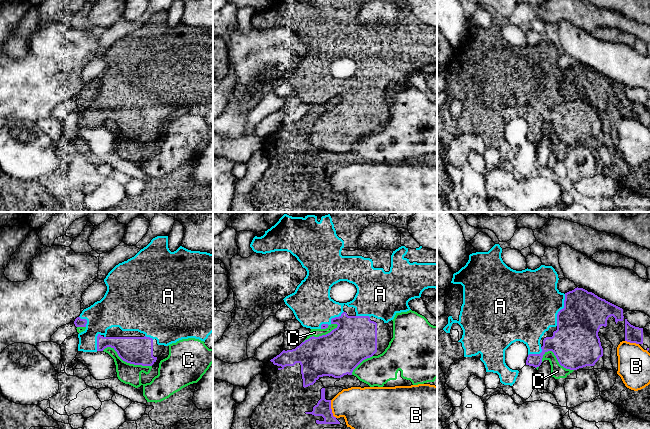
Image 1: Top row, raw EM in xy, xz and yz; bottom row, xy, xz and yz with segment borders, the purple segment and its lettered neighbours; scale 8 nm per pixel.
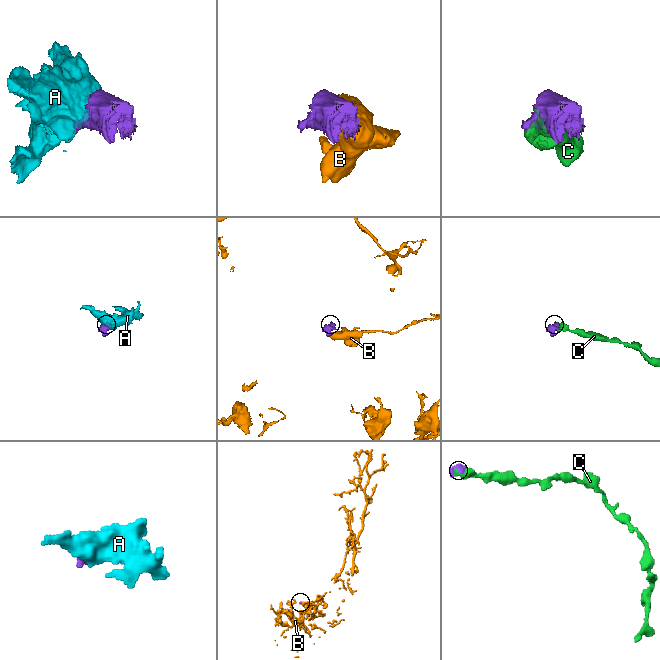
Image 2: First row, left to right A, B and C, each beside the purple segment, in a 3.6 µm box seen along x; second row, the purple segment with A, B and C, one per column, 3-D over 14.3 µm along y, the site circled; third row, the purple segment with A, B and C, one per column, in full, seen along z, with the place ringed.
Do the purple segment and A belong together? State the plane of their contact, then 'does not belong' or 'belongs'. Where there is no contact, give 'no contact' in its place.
contact in yz; belongs

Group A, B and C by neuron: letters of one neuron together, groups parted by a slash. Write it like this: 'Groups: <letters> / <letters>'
Groups: A / B / C

